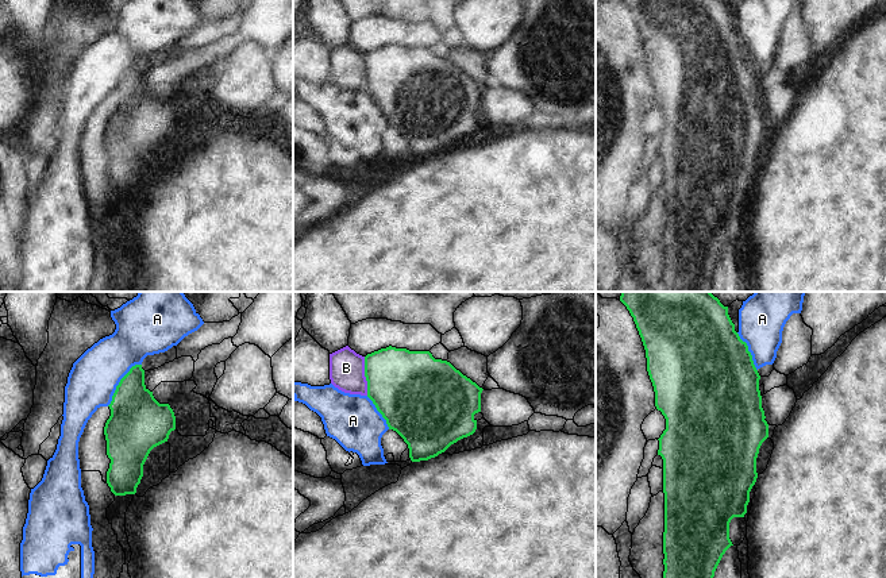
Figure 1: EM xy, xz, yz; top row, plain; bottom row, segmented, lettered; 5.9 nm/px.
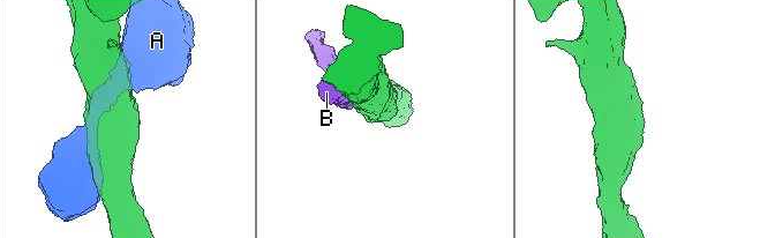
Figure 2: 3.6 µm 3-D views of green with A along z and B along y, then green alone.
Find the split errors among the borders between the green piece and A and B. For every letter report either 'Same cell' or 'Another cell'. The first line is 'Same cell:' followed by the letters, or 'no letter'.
Same cell: no letter
A: Another cell
B: Another cell

